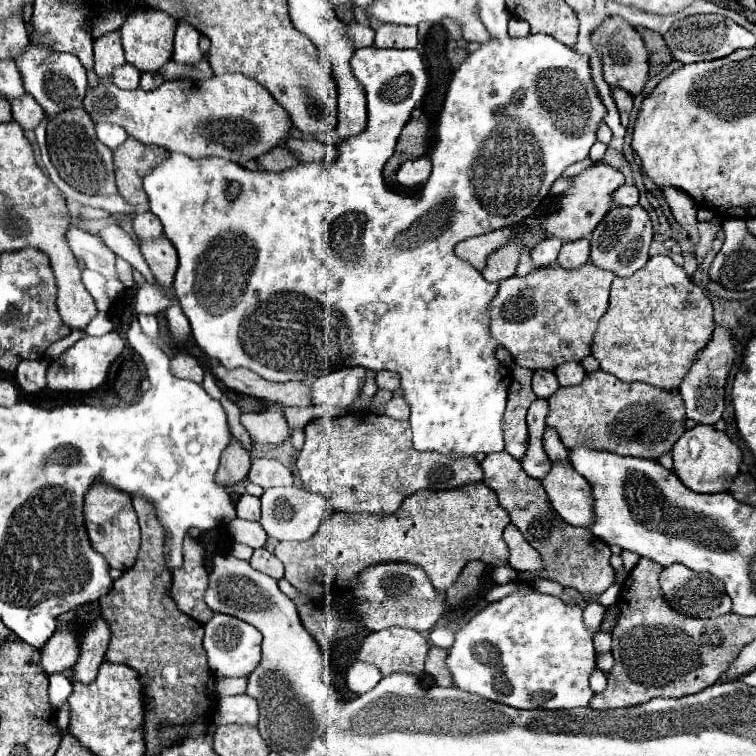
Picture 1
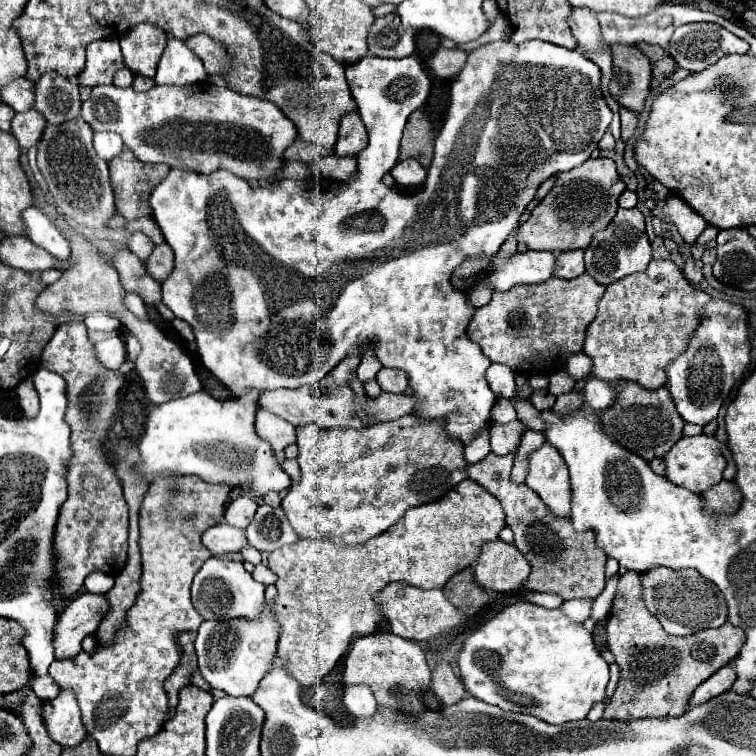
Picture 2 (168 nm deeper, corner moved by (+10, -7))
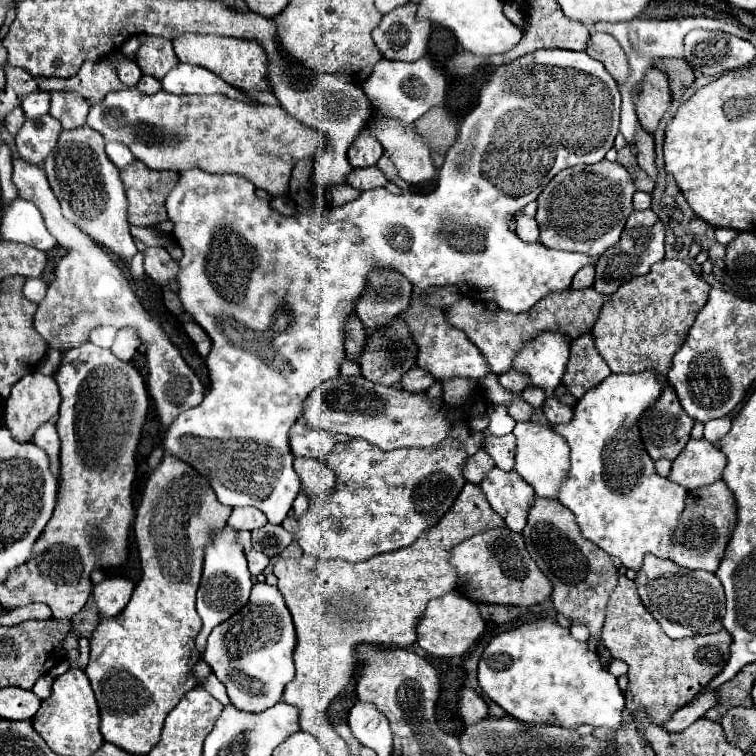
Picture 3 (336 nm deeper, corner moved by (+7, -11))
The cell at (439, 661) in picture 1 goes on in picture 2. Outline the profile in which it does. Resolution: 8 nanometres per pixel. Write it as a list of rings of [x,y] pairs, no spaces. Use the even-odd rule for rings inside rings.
[[[440,661],[432,671],[432,691],[444,705],[452,705],[466,697],[466,689],[446,661]]]

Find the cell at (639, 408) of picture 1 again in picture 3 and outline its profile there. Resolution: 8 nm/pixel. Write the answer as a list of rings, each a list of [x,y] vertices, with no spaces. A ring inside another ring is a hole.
[[[665,387],[657,405],[649,407],[645,413],[643,413],[643,419],[641,419],[641,437],[643,437],[643,443],[645,443],[645,449],[647,453],[651,455],[653,461],[665,457],[665,459],[675,459],[683,447],[687,445],[687,441],[691,439],[691,429],[693,429],[693,419],[689,415],[685,415],[679,399],[677,399],[677,393],[673,391],[673,387]]]

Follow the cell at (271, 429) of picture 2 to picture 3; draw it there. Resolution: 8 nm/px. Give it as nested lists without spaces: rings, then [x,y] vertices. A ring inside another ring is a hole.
[[[301,421],[289,433],[289,445],[293,455],[309,457],[315,461],[325,461],[337,443],[341,441],[335,433],[323,429],[309,429],[309,425]]]

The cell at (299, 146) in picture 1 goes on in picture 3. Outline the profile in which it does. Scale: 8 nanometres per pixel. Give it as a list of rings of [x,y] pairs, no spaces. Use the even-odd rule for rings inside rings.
[[[365,167],[365,169],[355,169],[347,183],[355,189],[377,189],[377,187],[385,187],[387,183],[391,183],[391,179],[387,175],[383,175],[383,171],[379,171],[377,167]]]

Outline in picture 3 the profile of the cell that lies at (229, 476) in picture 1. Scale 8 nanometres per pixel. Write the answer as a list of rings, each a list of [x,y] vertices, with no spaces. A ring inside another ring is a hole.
[[[165,455],[161,465],[147,479],[143,501],[137,509],[137,519],[133,525],[143,575],[125,609],[115,617],[99,619],[99,625],[89,639],[91,657],[85,669],[101,709],[103,739],[129,751],[131,755],[147,755],[159,743],[165,717],[187,691],[199,685],[193,673],[193,667],[201,661],[195,647],[195,637],[201,629],[199,615],[195,611],[195,593],[203,573],[203,549],[209,535],[213,529],[225,525],[229,515],[231,509],[217,501],[209,481],[193,467],[181,463],[181,459]]]

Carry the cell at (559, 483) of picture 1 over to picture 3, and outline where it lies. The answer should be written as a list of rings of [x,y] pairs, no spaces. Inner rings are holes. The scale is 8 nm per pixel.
[[[535,421],[517,423],[513,435],[517,437],[515,471],[535,489],[539,497],[557,497],[559,487],[569,473],[569,445],[553,431],[553,425],[541,425]]]

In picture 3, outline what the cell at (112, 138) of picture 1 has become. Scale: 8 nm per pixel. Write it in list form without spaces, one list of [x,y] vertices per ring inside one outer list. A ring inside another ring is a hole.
[[[109,141],[107,145],[105,145],[105,149],[107,149],[107,155],[109,155],[109,159],[119,167],[119,169],[123,169],[123,167],[127,167],[135,157],[133,157],[133,153],[129,151],[129,147],[127,145],[121,145],[121,143],[113,143],[113,141]]]

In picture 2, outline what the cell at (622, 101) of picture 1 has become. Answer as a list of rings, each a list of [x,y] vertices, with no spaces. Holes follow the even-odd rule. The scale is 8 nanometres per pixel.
[[[620,107],[620,121],[622,121],[622,141],[628,141],[636,129],[636,121],[638,121],[636,113]]]

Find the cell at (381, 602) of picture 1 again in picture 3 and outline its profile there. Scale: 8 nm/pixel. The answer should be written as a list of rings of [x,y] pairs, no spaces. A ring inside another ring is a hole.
[[[447,593],[443,597],[433,599],[427,605],[427,611],[417,625],[417,633],[419,633],[417,645],[435,657],[461,657],[483,635],[483,631],[485,631],[485,621],[479,615],[477,603],[457,593]]]

